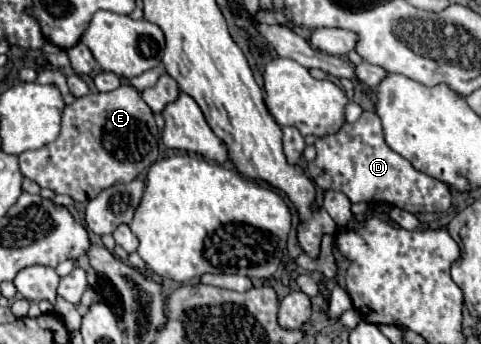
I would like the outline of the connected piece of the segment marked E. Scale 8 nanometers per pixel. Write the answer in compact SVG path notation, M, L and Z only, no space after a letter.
M121 84L111 92L91 92L83 98L77 98L73 104L65 106L61 116L61 132L55 144L47 144L39 150L27 150L19 154L19 168L21 174L35 180L41 188L49 188L55 194L67 194L75 202L89 202L101 190L135 180L143 168L147 170L159 156L159 130L153 118L151 108L143 102L141 94L129 86Z

